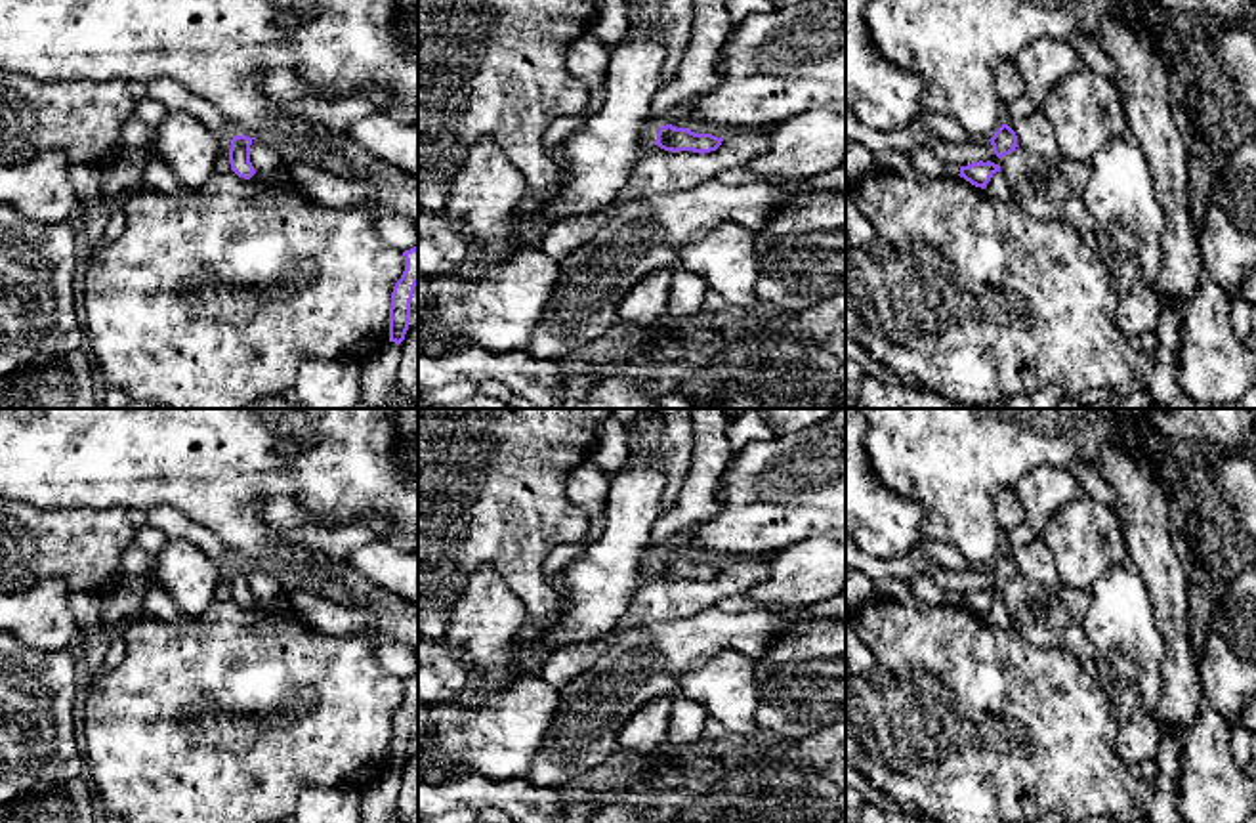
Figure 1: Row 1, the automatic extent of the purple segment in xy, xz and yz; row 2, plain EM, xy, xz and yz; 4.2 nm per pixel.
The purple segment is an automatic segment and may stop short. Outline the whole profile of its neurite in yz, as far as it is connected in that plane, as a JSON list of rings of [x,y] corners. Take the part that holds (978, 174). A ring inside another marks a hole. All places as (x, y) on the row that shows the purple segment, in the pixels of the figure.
[[[979,160],[979,162],[972,162],[968,166],[960,166],[960,178],[964,178],[966,181],[970,181],[975,187],[985,189],[987,183],[991,181],[991,178],[1000,172],[1000,166],[987,160]]]

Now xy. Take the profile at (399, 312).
[[[418,246],[405,250],[405,271],[395,283],[389,307],[389,342],[401,344],[408,330],[410,300],[418,285]]]

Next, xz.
[[[666,124],[659,128],[655,145],[672,153],[693,151],[704,155],[716,151],[722,141],[722,137],[716,137],[712,134],[695,134],[687,128],[676,128],[672,124]]]

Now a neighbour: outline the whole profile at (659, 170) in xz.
[[[754,130],[723,137],[716,151],[704,155],[693,151],[672,153],[651,145],[649,153],[636,162],[632,178],[617,200],[601,212],[573,216],[552,223],[542,233],[540,250],[559,262],[588,243],[630,200],[657,193],[693,189],[716,179],[723,170],[764,155],[767,147],[769,132],[756,134]]]

